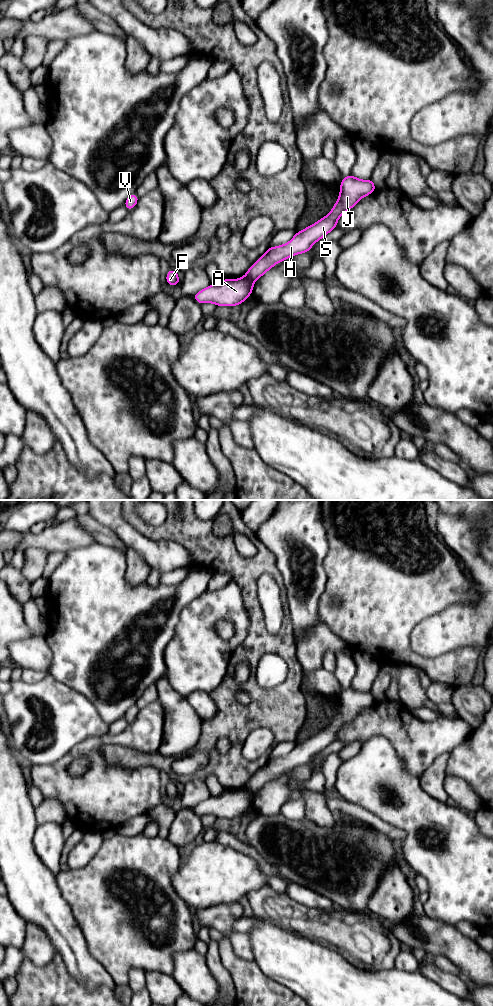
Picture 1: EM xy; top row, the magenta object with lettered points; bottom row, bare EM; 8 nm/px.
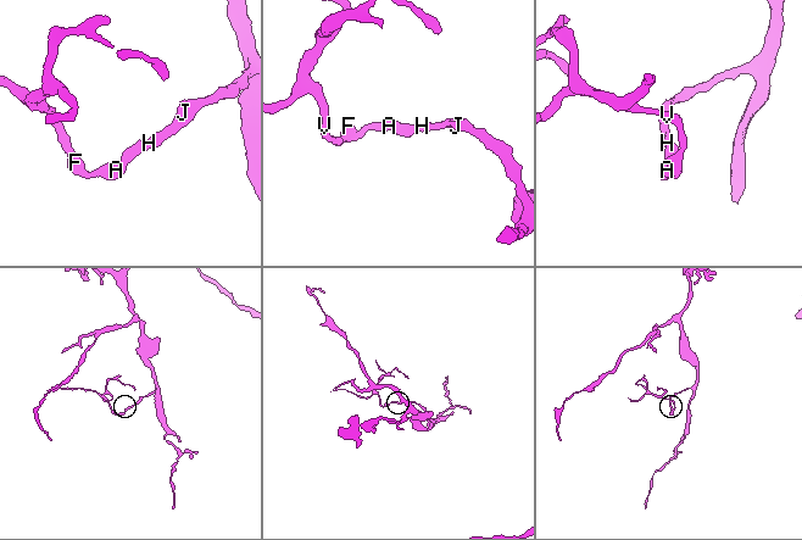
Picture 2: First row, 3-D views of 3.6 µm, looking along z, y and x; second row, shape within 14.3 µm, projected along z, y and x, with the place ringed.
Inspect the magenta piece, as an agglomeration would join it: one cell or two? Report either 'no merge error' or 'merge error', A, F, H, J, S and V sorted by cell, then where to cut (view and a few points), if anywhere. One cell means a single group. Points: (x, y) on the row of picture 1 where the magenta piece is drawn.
merge error | A F V / H J S | xy (245, 275), (253, 282)

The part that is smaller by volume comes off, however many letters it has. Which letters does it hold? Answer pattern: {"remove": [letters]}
{"remove": ["A", "F", "V"]}

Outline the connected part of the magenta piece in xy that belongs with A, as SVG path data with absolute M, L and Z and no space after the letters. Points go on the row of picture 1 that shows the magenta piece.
M246 276L239 279L225 278L219 284L211 284L202 289L192 298L199 304L214 303L216 306L237 306L252 294L253 286L254 282Z

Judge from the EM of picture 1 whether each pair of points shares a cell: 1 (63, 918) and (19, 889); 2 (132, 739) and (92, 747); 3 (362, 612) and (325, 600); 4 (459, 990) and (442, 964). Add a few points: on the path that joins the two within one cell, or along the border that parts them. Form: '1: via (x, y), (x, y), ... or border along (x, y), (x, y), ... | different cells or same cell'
1: via (52, 914), (30, 893) | same cell
2: via (122, 739), (106, 739), (102, 741) | same cell
3: via (352, 612), (335, 612), (333, 610) | same cell
4: border along (429, 957), (429, 961), (441, 970), (459, 975) | different cells

